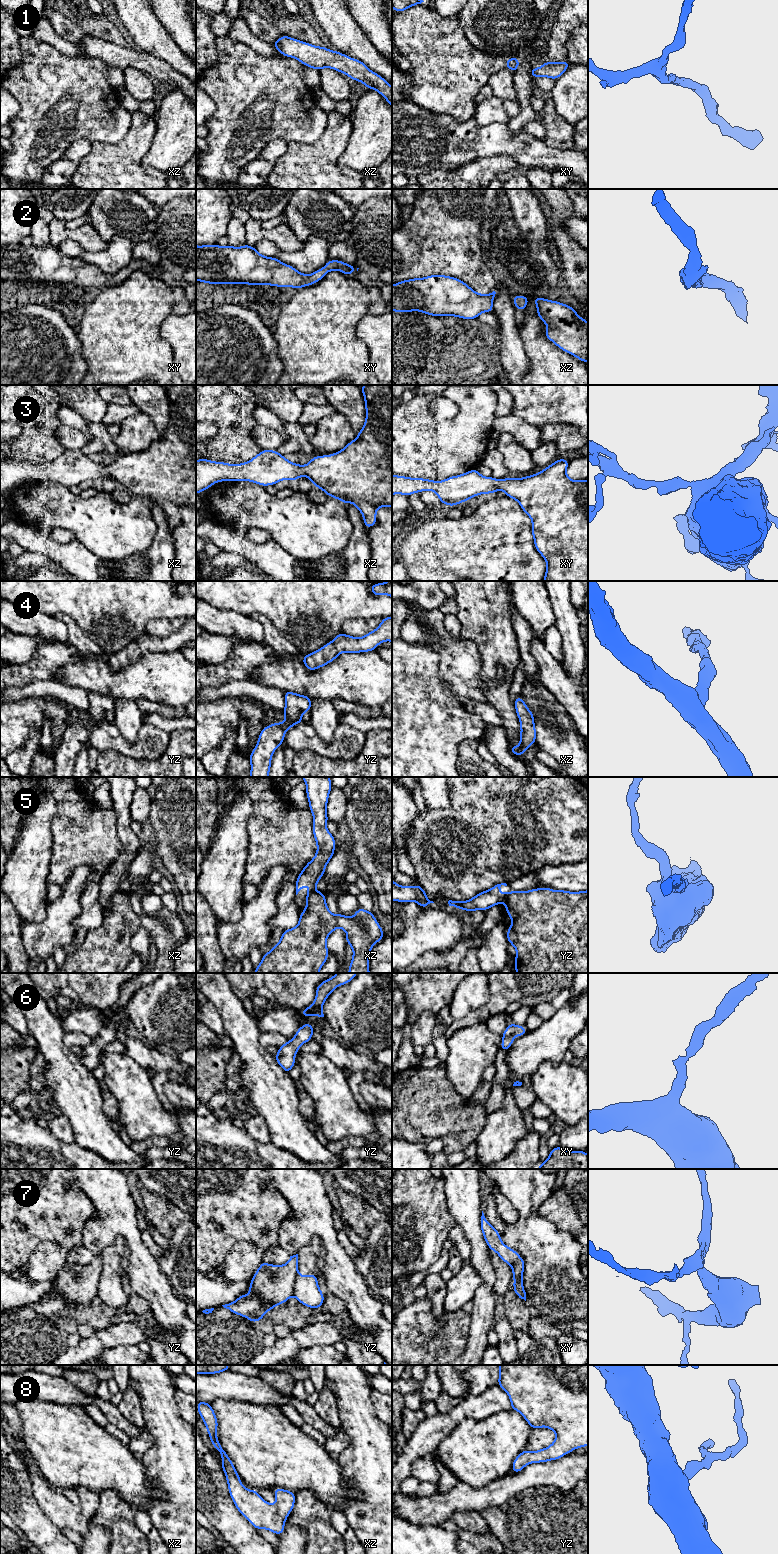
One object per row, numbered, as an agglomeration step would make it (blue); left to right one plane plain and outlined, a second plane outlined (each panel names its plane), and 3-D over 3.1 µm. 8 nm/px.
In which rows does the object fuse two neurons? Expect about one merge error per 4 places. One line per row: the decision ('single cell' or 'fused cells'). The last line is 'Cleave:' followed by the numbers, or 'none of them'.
1: single cell
2: single cell
3: single cell
4: single cell
5: fused cells
6: single cell
7: fused cells
8: single cell
Cleave: 5, 7

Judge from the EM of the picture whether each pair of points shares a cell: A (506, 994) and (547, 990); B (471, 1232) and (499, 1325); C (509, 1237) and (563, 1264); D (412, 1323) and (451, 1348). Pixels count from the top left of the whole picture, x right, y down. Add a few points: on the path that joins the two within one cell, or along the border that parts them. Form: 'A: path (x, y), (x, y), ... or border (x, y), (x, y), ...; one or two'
A: path (516, 990), (537, 990); one
B: border (495, 1320), (492, 1328); two
C: path (522, 1237), (532, 1237), (550, 1255); one
D: path (422, 1332), (431, 1341), (441, 1341); one

